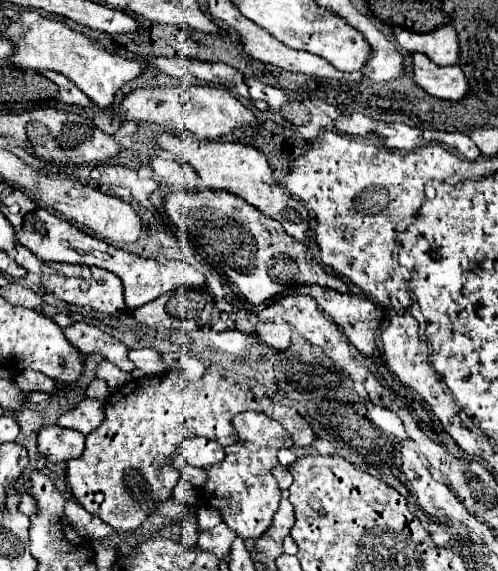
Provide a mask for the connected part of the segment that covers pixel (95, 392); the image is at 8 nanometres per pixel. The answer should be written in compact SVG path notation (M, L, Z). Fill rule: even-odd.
M94 379L94 381L88 385L88 389L86 389L86 397L90 397L90 399L104 401L108 395L110 395L110 389L108 389L106 381L102 381L102 379Z

